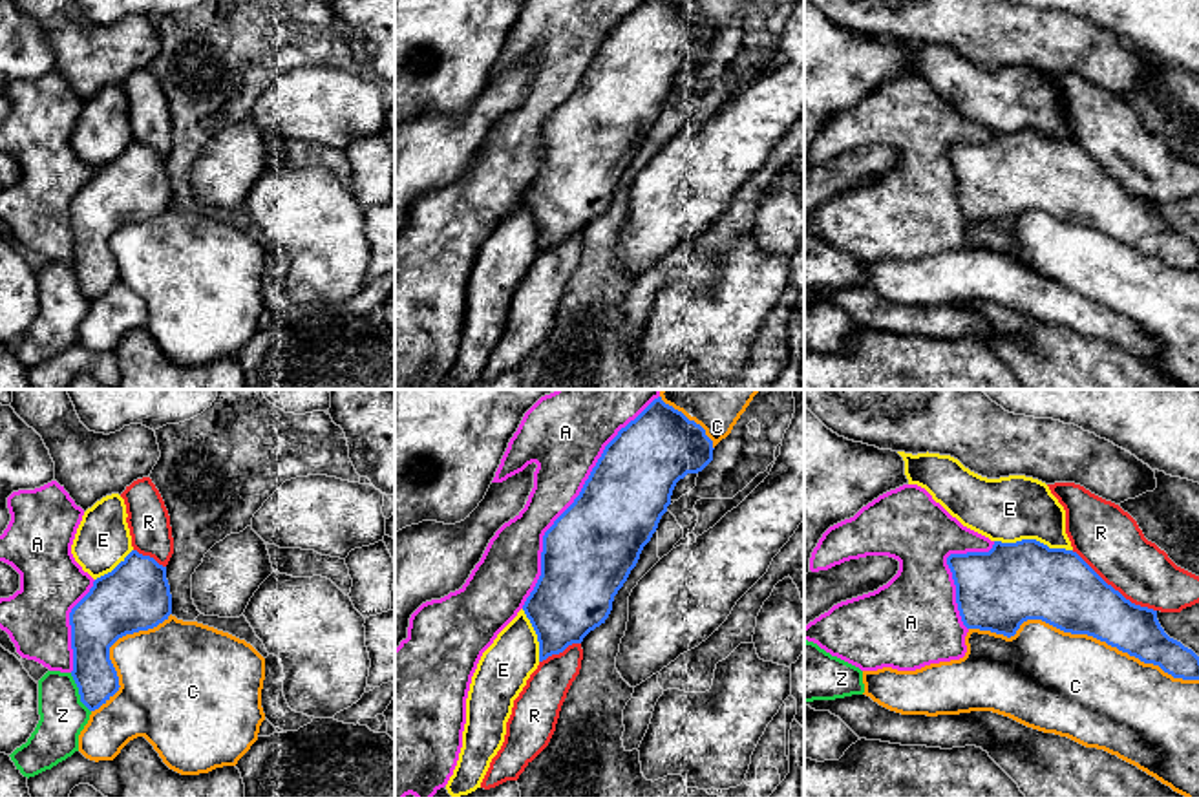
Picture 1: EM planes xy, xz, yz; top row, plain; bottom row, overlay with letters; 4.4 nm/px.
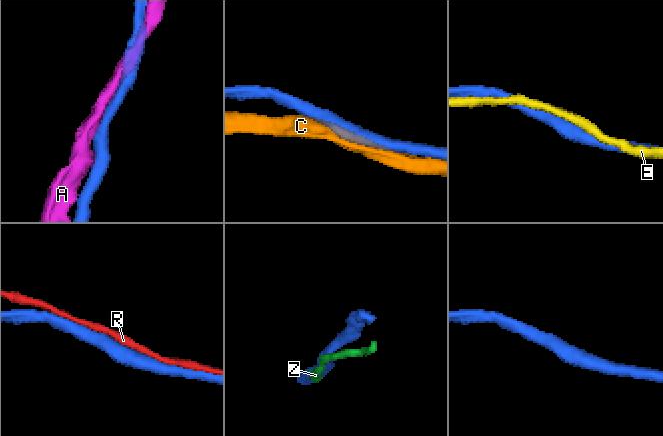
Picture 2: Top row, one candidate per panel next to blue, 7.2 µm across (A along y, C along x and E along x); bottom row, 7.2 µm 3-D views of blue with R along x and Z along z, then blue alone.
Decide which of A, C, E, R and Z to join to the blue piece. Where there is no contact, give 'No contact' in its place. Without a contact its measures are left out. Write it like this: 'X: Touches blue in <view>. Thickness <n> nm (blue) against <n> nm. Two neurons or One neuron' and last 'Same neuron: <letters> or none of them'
A: Touches blue in xz. Thickness 400 nm (blue) against 280 nm. Two neurons
C: Touches blue in yz. Thickness 320 nm (blue) against 460 nm. Two neurons
E: Touches blue in yz. Thickness 360 nm (blue) against 280 nm. One neuron
R: Touches blue in yz. Thickness 320 nm (blue) against 280 nm. Two neurons
Z: Touches blue in xy. Thickness 190 nm (blue) against 200 nm. Two neurons
Same neuron: E

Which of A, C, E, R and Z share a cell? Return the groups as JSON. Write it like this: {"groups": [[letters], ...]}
{"groups": [["A"], ["C"], ["E"], ["R"], ["Z"]]}

